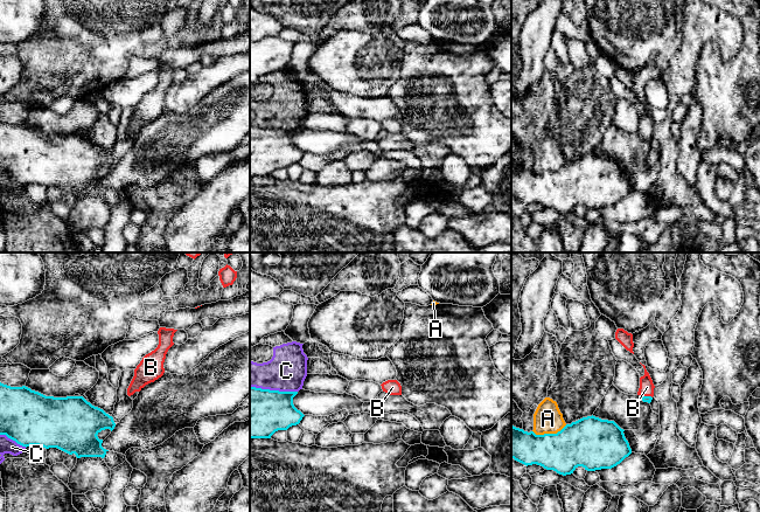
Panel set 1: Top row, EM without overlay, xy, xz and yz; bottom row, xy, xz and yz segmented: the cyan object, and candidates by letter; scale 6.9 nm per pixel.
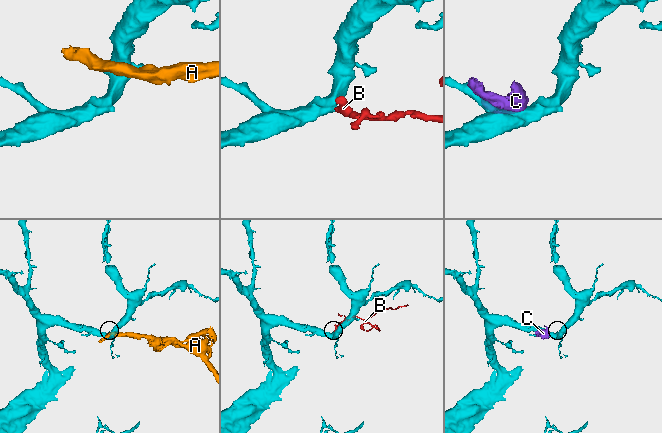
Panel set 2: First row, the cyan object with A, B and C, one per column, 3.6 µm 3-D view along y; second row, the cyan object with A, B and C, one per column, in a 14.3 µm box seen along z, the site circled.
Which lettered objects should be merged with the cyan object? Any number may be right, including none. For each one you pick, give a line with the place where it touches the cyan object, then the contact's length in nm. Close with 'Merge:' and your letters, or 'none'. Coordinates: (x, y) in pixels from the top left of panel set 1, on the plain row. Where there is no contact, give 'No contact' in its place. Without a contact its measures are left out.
B: Touches cyan at yz (646, 135). Shared border 90 nm
Merge: B

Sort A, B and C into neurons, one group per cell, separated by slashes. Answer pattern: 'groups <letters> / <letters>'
groups A / B / C

